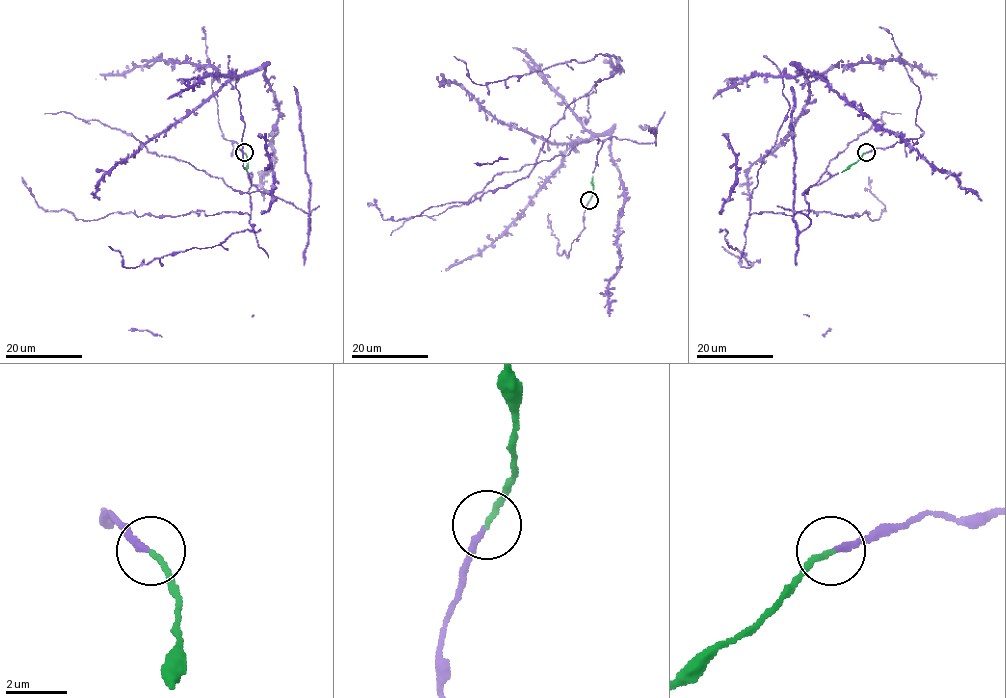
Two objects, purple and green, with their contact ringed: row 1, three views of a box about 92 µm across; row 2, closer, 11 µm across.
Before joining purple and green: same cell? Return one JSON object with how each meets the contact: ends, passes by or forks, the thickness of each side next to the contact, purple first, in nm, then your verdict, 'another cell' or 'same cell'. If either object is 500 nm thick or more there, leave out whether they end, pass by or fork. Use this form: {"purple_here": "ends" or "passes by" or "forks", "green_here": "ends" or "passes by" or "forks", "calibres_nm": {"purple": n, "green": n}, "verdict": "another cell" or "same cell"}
{"purple_here": "ends", "green_here": "ends", "calibres_nm": {"purple": 200, "green": 180}, "verdict": "same cell"}

